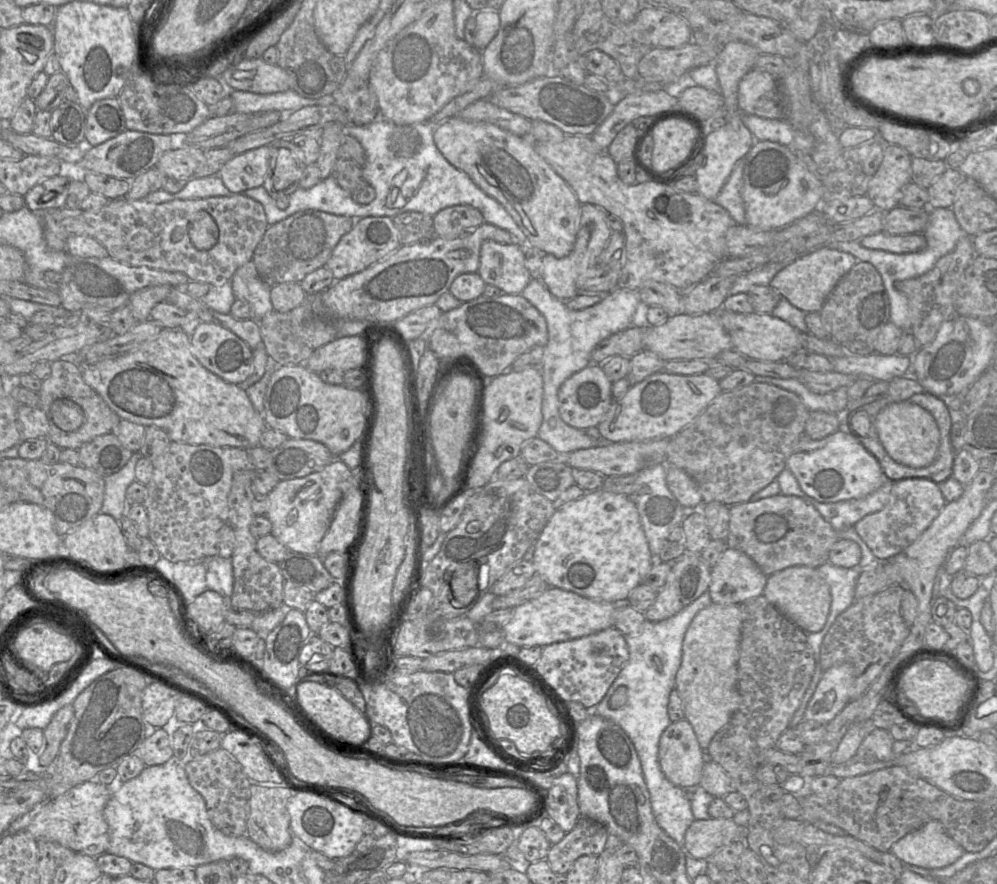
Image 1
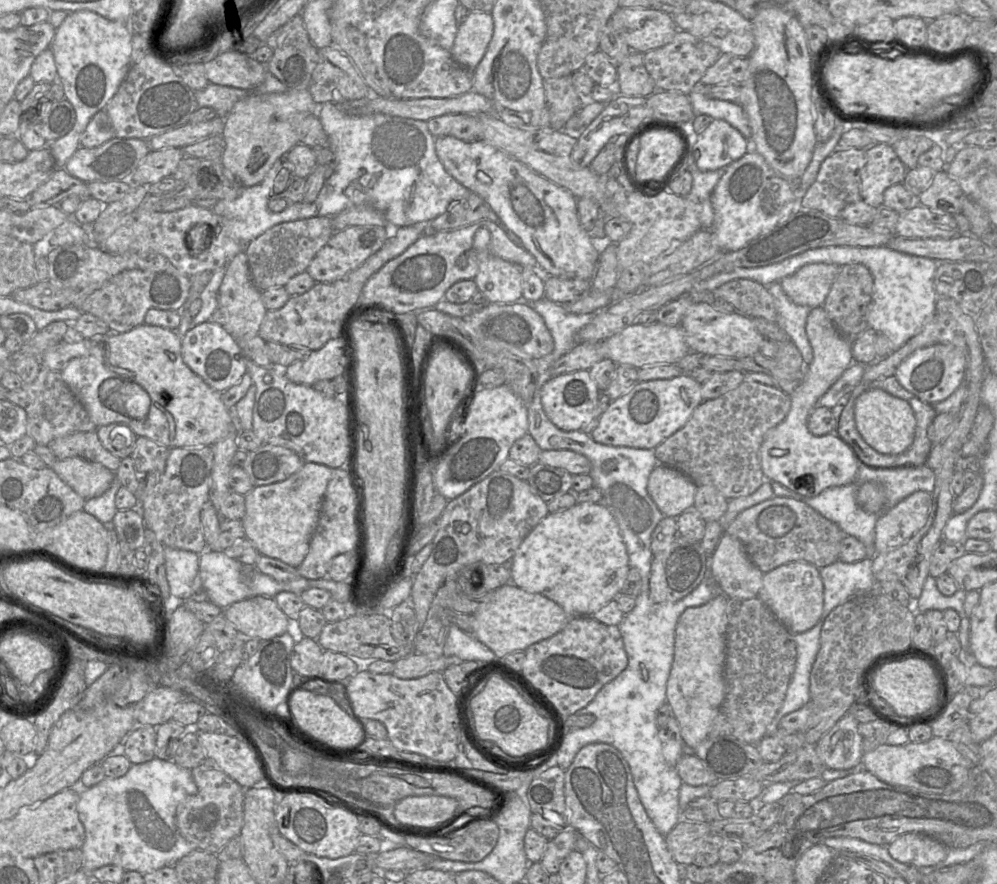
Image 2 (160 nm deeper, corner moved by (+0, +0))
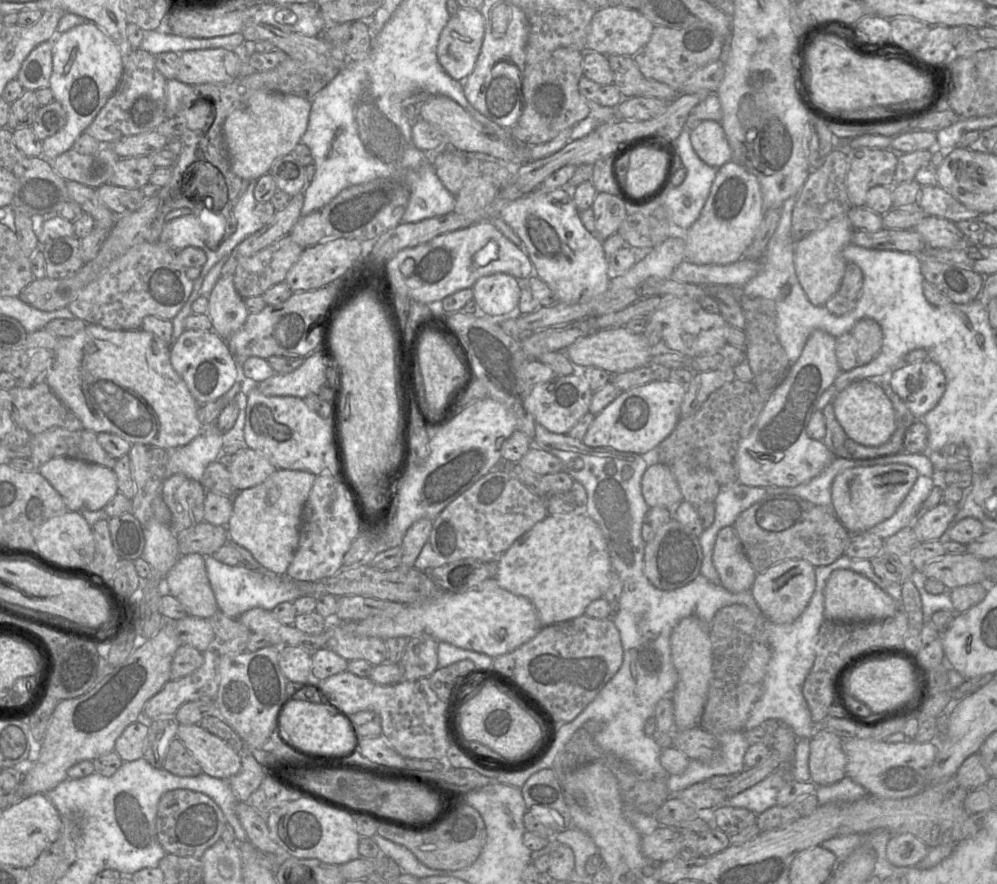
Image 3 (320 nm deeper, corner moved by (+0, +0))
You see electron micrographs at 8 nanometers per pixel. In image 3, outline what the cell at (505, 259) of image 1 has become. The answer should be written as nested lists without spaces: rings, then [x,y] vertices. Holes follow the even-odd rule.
[[[496,273],[478,279],[472,290],[473,298],[483,313],[501,319],[516,313],[522,282],[509,274]]]

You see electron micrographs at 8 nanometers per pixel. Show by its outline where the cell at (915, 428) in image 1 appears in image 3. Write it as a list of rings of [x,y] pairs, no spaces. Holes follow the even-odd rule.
[[[871,380],[848,384],[831,402],[836,418],[848,437],[865,446],[881,446],[895,431],[895,411],[884,390]]]

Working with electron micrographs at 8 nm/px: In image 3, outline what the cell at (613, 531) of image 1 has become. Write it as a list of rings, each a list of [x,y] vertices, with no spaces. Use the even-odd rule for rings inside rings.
[[[585,511],[547,515],[519,537],[499,560],[495,579],[503,589],[527,598],[536,608],[542,627],[571,620],[585,614],[586,607],[603,597],[609,588],[612,565],[606,541],[597,523]]]

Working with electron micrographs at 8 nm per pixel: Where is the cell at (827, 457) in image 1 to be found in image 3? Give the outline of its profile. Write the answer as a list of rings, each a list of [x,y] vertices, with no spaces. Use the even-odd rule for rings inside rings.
[[[814,330],[807,339],[800,357],[792,363],[784,380],[767,397],[762,412],[736,453],[737,481],[755,487],[796,487],[820,474],[836,457],[823,441],[811,439],[807,425],[816,410],[822,393],[841,372],[835,353],[836,337],[823,330]],[[774,454],[781,461],[761,464],[760,456]]]

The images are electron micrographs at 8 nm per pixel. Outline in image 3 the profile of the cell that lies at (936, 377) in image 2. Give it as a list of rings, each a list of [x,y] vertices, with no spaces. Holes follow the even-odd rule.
[[[930,359],[897,367],[889,374],[889,382],[916,419],[932,410],[946,389],[941,367]]]

